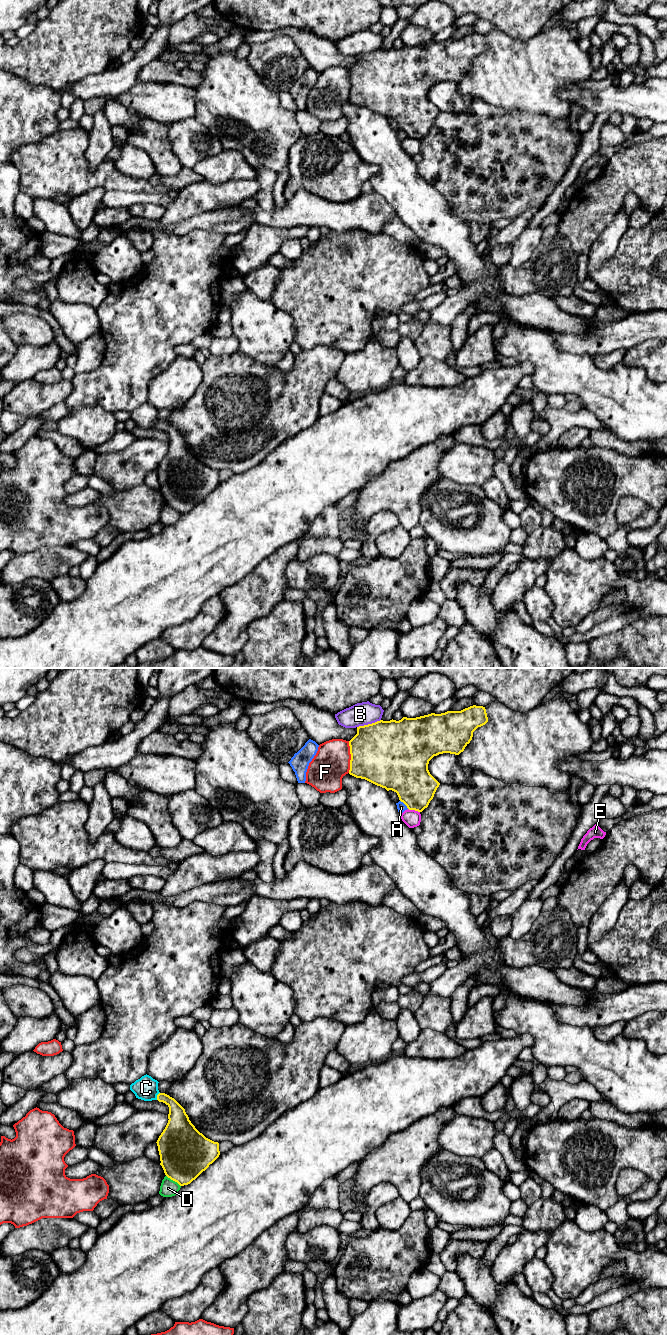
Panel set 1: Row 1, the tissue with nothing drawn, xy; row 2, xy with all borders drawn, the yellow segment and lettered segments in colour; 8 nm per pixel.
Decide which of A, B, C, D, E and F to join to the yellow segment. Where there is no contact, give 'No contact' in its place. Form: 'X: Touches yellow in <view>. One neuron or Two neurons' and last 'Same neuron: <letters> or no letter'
A: Touches yellow in xy. Two neurons
B: Touches yellow in xy. Two neurons
C: Touches yellow in xy. Two neurons
D: Touches yellow in xy. Two neurons
E: Touches yellow in xy. Two neurons
F: Touches yellow in xy. Two neurons
Same neuron: no letter

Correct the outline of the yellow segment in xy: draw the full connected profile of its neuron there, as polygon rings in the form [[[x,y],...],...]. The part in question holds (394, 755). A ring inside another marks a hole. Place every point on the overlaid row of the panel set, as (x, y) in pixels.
[[[470,706],[461,711],[447,711],[441,714],[431,713],[428,715],[407,718],[401,720],[377,721],[372,724],[357,727],[357,734],[349,741],[350,746],[350,770],[349,774],[365,779],[377,786],[392,790],[397,793],[399,800],[409,810],[422,812],[428,807],[430,801],[440,783],[428,770],[429,761],[439,754],[450,753],[459,755],[470,743],[473,732],[488,722],[486,709],[483,706]]]

